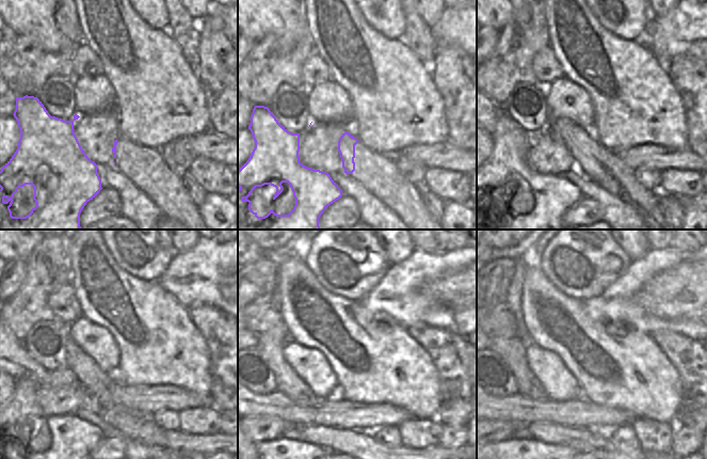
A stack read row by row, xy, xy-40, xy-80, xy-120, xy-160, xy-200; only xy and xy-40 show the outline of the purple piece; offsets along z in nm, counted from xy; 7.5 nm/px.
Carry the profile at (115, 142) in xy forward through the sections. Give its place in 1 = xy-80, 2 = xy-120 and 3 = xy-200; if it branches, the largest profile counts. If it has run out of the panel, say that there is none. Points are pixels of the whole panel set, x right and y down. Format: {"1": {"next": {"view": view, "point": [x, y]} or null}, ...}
{"1": {"next": {"view": "xy-80", "point": [578, 141]}}, "2": {"next": {"view": "xy-120", "point": [98, 383]}}, "3": {"next": {"view": "xy-200", "point": [560, 384]}}}

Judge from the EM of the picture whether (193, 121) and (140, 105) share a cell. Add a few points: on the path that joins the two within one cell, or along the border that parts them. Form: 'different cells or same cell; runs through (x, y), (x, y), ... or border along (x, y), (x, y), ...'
same cell; runs through (180, 116), (171, 116), (158, 105), (153, 105)

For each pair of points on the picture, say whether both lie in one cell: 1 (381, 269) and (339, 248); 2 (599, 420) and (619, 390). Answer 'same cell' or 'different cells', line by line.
1: different cells
2: different cells

